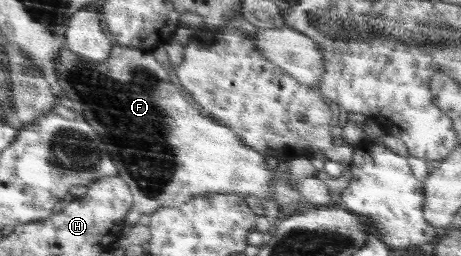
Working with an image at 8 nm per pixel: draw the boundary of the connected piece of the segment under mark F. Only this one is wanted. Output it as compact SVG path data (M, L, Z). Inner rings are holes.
M65 45L58 50L57 58L55 59L55 73L57 77L58 87L62 89L62 93L66 95L66 98L70 99L74 104L74 110L84 115L83 119L86 123L94 123L94 127L98 127L98 136L102 141L105 141L106 145L110 147L110 151L114 151L114 161L118 165L120 171L119 176L127 184L129 184L129 190L133 196L133 209L126 215L126 225L128 229L138 224L140 215L154 214L161 208L178 207L188 203L194 195L200 194L240 194L241 196L256 196L261 201L268 199L275 201L273 193L270 190L271 181L275 178L277 168L269 170L267 167L267 159L262 152L257 151L256 148L252 148L246 145L242 137L238 136L238 133L234 132L234 129L229 125L222 124L220 120L214 120L214 117L206 115L202 109L199 109L195 103L190 99L187 91L179 86L178 83L174 83L174 71L170 71L170 67L163 67L162 63L158 62L158 55L153 55L151 51L140 50L134 47L128 47L126 45L113 45L110 50L109 56L104 58L101 62L95 62L92 60L84 59L81 55L73 52Z

